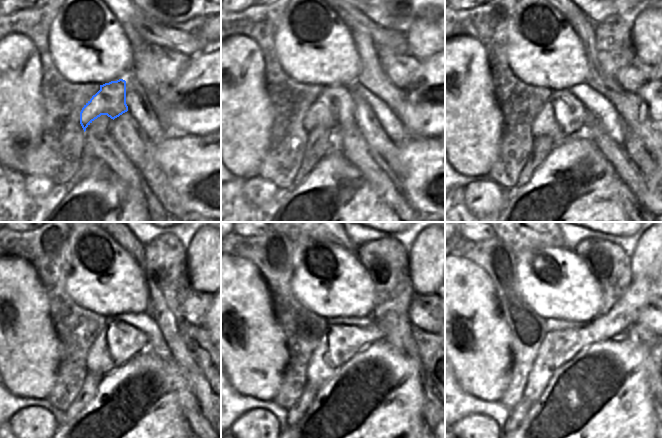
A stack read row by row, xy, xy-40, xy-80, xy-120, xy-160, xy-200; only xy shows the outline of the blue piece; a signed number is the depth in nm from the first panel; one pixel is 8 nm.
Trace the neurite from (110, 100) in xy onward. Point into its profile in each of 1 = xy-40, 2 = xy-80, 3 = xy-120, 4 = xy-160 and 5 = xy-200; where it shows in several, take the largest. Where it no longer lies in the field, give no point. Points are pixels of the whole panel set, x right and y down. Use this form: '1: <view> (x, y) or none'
1: xy-40 (335, 106)
2: xy-80 (564, 116)
3: xy-120 (118, 341)
4: xy-160 (339, 343)
5: xy-200 (559, 346)

